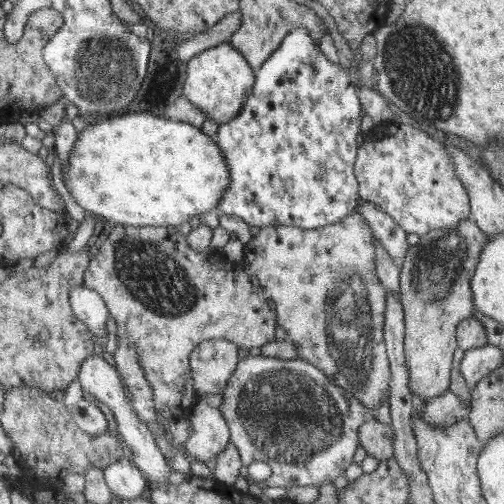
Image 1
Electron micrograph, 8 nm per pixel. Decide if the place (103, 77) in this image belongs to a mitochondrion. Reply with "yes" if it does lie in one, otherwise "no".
yes

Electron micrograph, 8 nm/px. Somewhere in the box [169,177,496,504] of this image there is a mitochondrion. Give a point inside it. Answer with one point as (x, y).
(284, 414)

